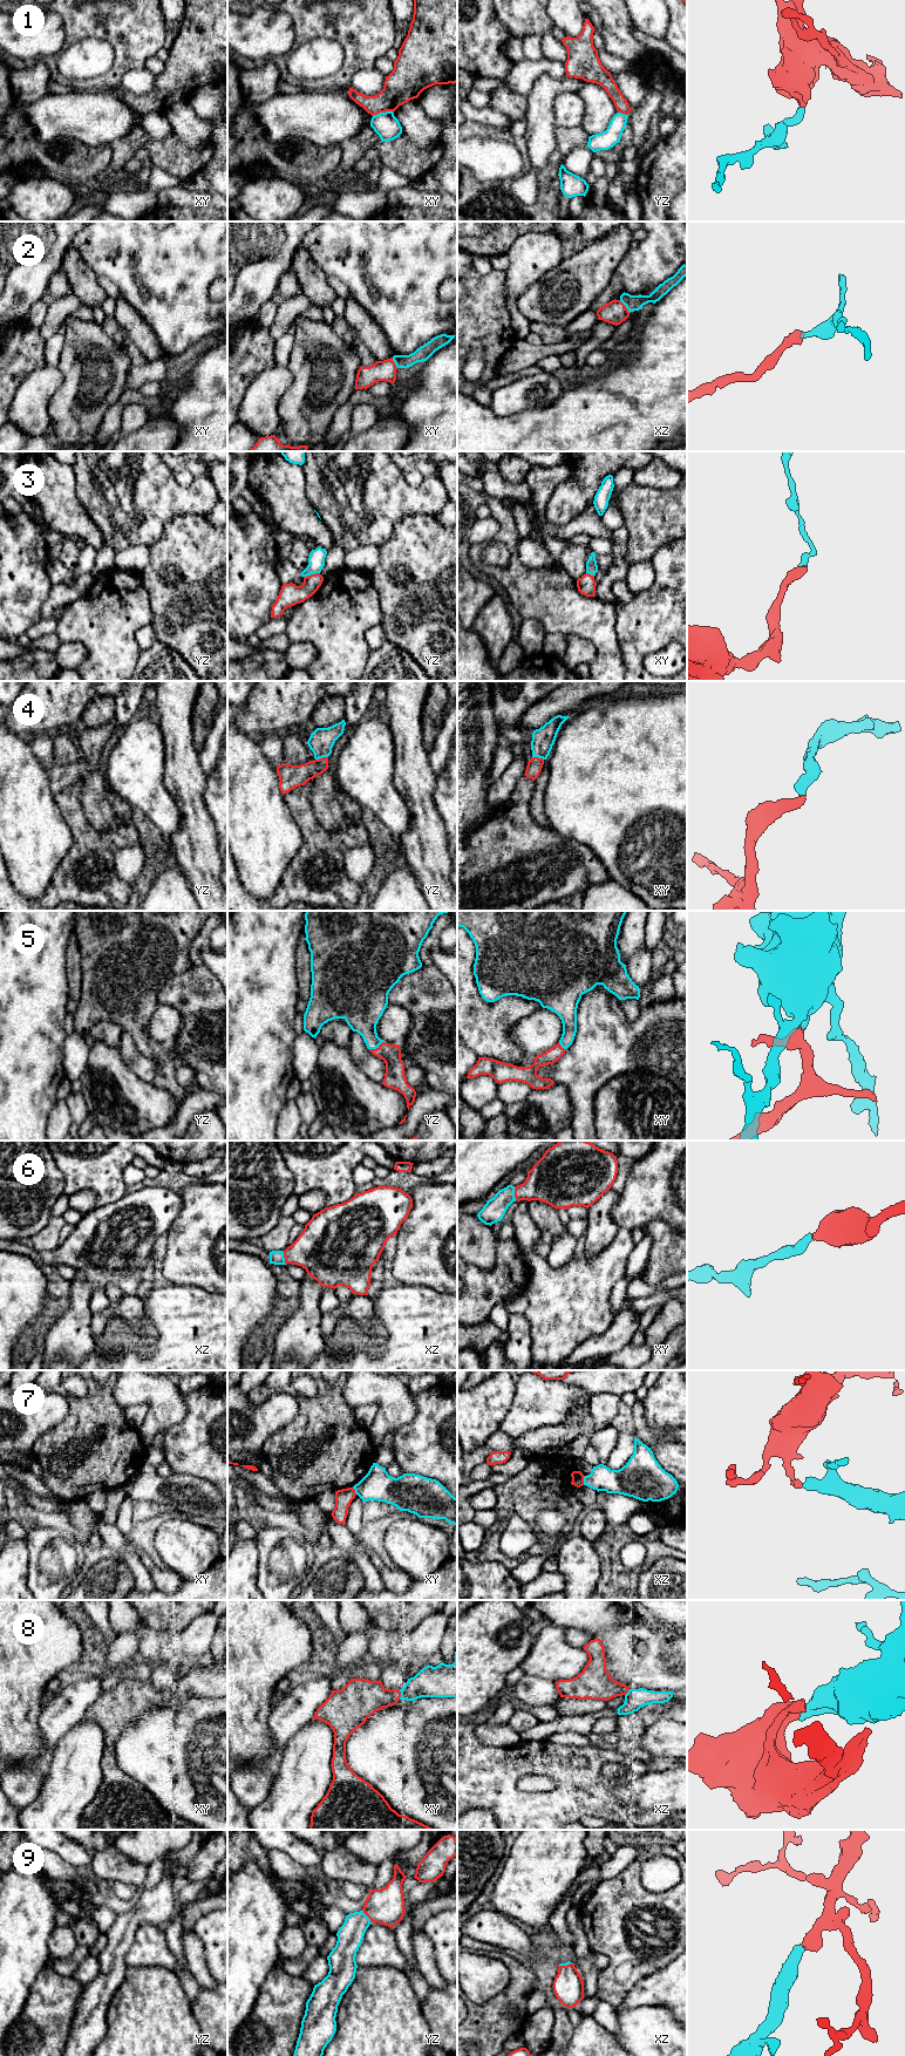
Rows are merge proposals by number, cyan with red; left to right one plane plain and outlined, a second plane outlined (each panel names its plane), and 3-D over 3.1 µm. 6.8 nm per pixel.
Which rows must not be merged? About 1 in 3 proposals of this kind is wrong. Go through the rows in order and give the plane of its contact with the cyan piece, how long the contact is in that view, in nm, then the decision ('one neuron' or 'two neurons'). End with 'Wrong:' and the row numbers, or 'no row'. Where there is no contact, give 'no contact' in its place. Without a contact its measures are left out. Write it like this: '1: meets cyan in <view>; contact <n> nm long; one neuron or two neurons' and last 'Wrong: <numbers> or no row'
1: meets cyan in xy; contact 150 nm long; two neurons
2: meets cyan in xz; contact 120 nm long; two neurons
3: meets cyan in yz; contact 120 nm long; two neurons
4: meets cyan in yz; contact 80 nm long; one neuron
5: meets cyan in yz; contact 130 nm long; one neuron
6: meets cyan in xy; contact 100 nm long; one neuron
7: meets cyan in xz; contact 70 nm long; two neurons
8: meets cyan in xy; contact 70 nm long; two neurons
9: meets cyan in yz; contact 120 nm long; one neuron
Wrong: 1, 2, 3, 7, 8

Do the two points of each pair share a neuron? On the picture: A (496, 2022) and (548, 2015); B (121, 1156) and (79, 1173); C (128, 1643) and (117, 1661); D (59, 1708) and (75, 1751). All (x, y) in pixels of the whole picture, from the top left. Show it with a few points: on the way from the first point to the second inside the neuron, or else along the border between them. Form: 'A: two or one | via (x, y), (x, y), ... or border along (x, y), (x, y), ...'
A: two | border along (529, 2016), (525, 2026), (519, 2031)
B: one | via (110, 1156), (93, 1159), (89, 1163)
C: one | via (124, 1648), (118, 1656)
D: two | border along (82, 1720), (55, 1744), (53, 1754)

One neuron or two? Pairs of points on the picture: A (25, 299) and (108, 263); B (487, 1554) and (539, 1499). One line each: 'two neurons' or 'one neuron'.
A: two neurons
B: one neuron

